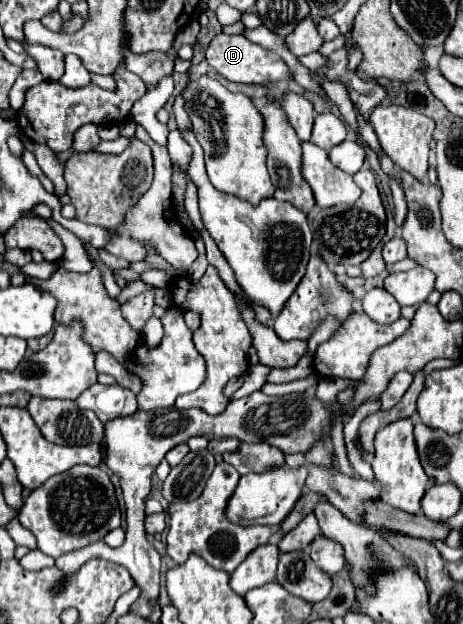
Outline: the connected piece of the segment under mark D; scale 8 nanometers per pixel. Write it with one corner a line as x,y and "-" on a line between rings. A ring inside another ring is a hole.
219,33
211,39
207,47
207,63
225,79
235,81
235,83
275,83
275,81
291,81
291,71
285,65
285,61
273,53
263,49
257,43
251,43
245,35
225,35

